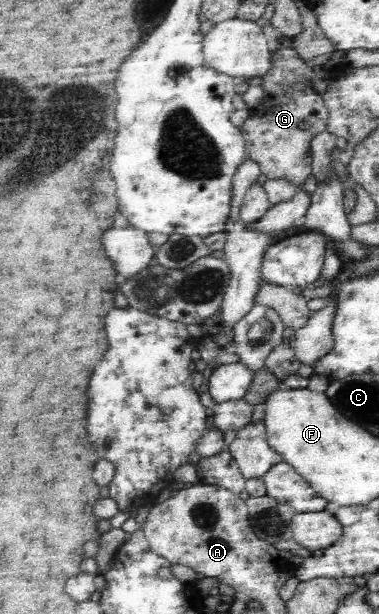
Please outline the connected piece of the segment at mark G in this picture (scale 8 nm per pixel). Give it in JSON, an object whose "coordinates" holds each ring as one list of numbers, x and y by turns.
{"coordinates":[[288,41,281,44,271,55,272,65,262,75,261,87,264,99,260,107,249,109,250,115,241,127,245,139,247,157,260,166,260,174,268,180,286,180,302,186,312,173,310,141,324,131,330,111,323,95,312,88,315,72]]}

